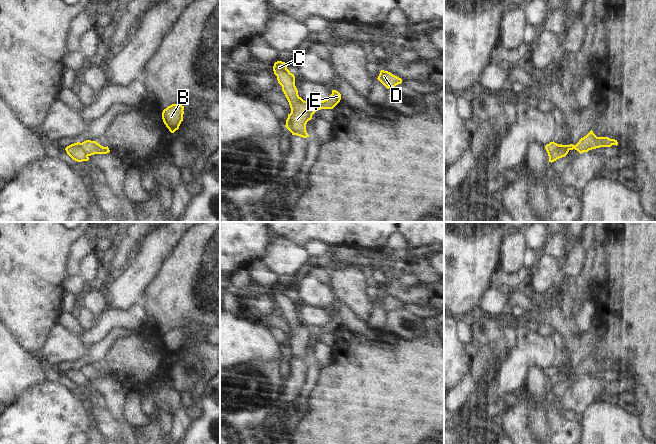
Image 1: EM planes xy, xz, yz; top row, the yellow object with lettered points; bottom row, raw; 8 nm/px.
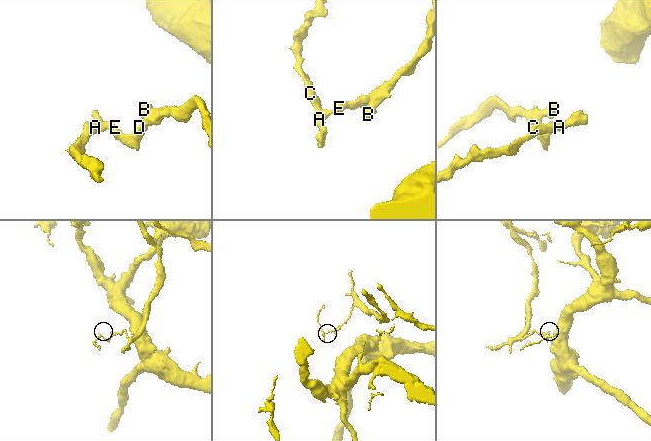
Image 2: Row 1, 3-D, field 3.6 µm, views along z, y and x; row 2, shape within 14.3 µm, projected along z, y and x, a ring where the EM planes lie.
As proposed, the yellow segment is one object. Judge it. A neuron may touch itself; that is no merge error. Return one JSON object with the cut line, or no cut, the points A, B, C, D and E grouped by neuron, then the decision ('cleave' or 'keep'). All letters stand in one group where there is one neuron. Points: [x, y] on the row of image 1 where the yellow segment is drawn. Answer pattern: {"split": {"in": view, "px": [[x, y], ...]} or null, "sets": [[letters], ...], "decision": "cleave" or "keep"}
{"split": {"in": "xz", "px": [[305, 101], [311, 115]]}, "sets": [["A", "C"], ["B", "D", "E"]], "decision": "cleave"}

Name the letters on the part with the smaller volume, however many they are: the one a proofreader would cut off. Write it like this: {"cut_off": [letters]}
{"cut_off": ["A", "C"]}

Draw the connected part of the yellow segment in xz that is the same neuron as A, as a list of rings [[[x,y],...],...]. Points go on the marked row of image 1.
[[[277,61],[273,66],[274,74],[277,76],[278,83],[282,86],[290,108],[291,113],[288,114],[285,127],[292,133],[303,138],[309,137],[306,131],[306,124],[312,119],[310,110],[299,95],[295,86],[295,76],[287,69],[287,64]]]

